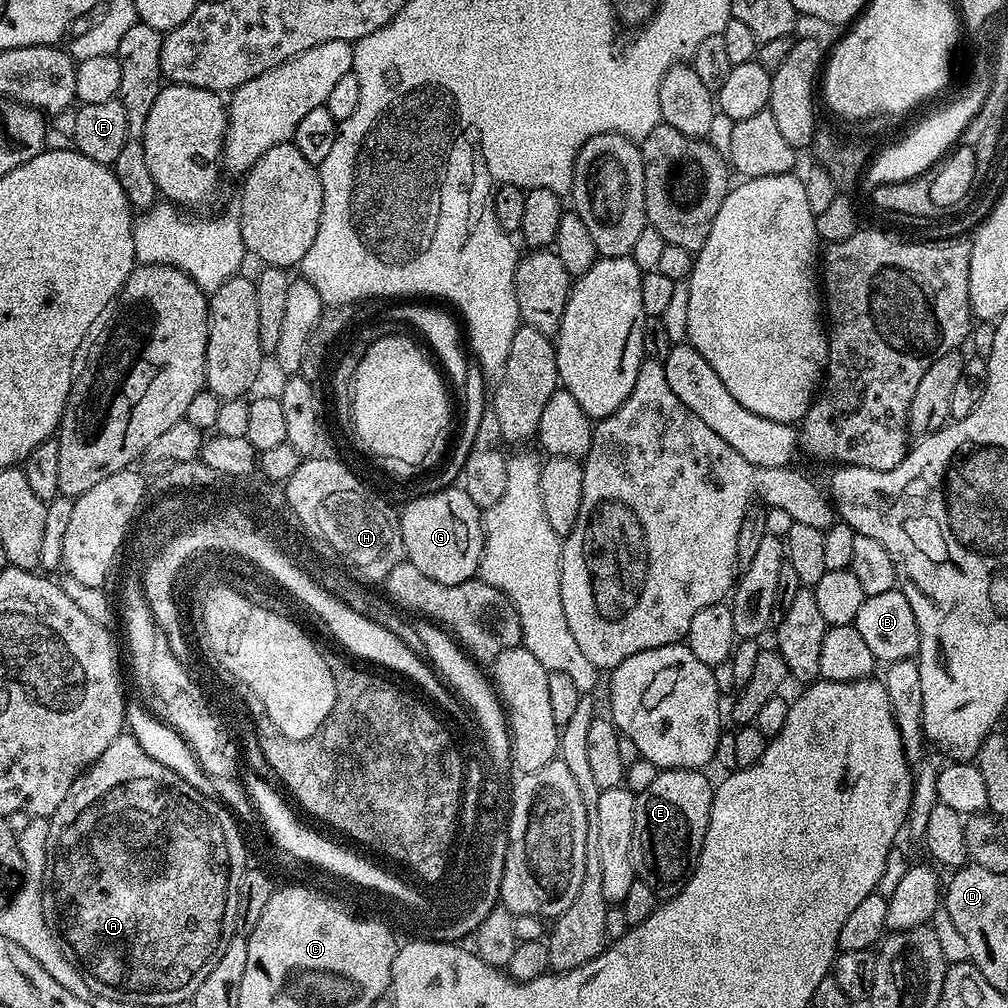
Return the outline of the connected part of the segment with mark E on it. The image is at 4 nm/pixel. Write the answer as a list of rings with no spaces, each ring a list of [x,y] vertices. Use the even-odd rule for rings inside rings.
[[[670,768],[657,771],[652,785],[647,790],[636,793],[634,806],[634,838],[632,839],[632,865],[636,879],[646,882],[657,897],[676,896],[684,888],[684,883],[692,877],[692,871],[704,849],[706,826],[710,822],[713,781],[704,777],[703,771],[694,768]]]

